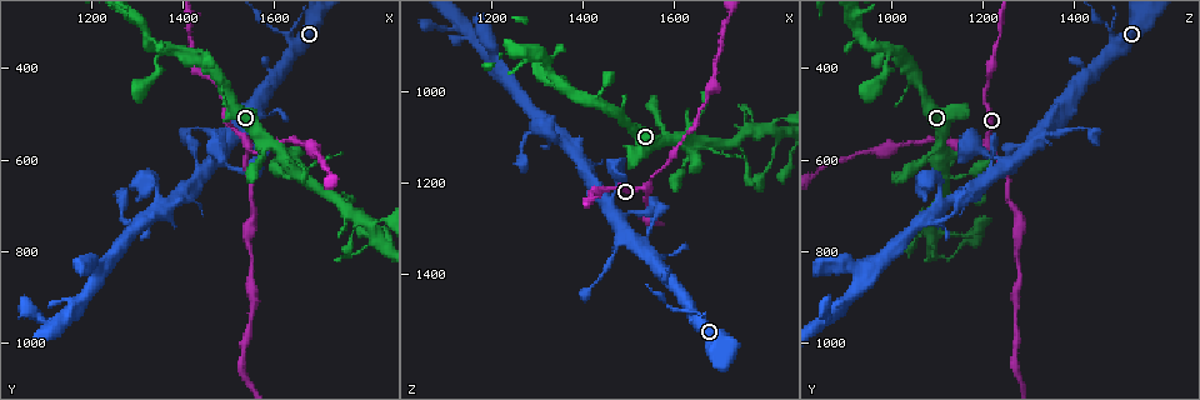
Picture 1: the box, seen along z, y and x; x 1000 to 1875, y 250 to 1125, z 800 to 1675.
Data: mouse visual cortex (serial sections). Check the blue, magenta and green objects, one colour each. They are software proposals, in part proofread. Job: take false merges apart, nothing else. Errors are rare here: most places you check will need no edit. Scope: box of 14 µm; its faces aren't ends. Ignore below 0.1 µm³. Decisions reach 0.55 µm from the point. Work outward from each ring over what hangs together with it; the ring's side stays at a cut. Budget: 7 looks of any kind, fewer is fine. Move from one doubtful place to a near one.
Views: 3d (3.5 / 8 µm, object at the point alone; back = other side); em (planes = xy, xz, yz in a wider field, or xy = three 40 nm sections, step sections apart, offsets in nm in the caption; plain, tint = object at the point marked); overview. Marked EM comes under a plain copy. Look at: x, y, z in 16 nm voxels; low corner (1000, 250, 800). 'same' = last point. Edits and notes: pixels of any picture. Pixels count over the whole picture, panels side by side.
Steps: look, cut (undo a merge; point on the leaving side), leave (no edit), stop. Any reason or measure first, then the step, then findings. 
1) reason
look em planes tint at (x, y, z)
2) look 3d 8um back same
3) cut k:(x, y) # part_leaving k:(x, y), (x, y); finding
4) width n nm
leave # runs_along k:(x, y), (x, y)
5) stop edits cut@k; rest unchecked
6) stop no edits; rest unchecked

three-way junction
look 3d 8um at (1540, 565, 1210)

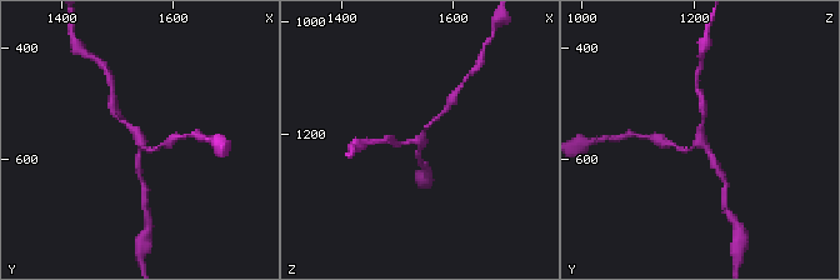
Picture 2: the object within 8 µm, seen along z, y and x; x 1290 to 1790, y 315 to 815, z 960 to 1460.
arms 3; arm_widths 150, 150, 200 nm; need the tissue
look em xy step 5 tint at (1545, 565, 1215)

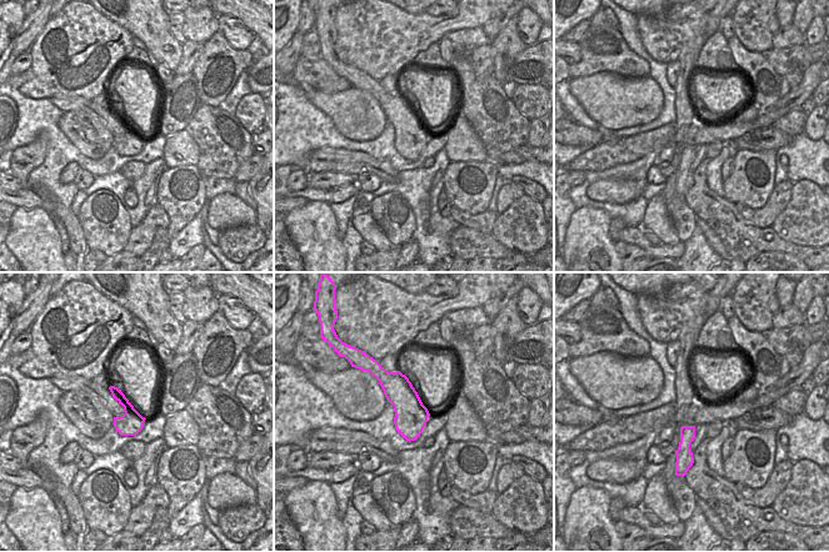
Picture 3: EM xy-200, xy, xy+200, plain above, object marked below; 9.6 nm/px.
leave # all the same cell

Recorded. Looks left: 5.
three arms meet
look 3d 8um at (1630, 335, 1485)

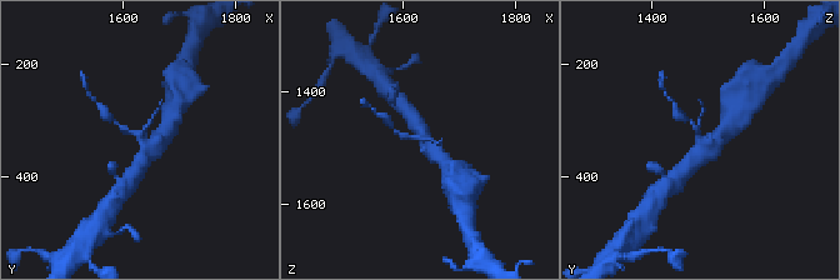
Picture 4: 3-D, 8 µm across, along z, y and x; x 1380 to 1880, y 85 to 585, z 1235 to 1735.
look em planes tint at (1630, 335, 1485)

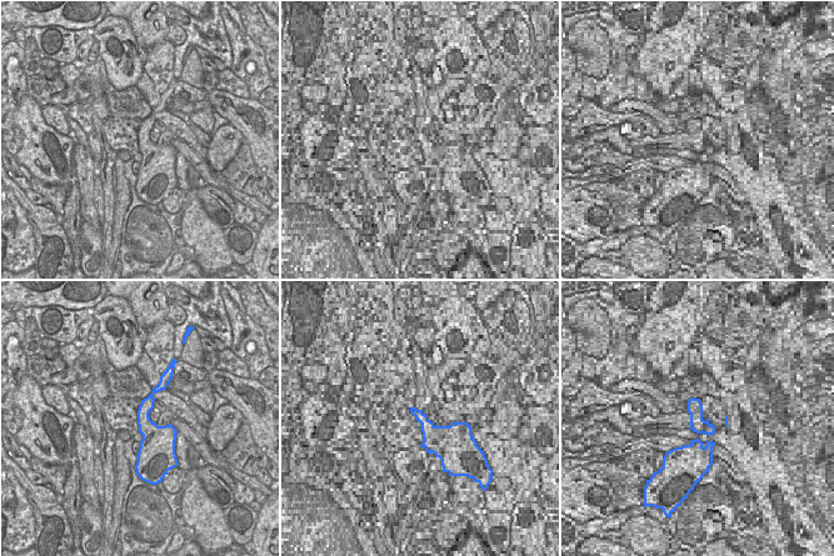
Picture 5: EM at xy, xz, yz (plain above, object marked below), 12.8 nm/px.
cut 4:(124, 129) # part_leaving 4:(140, 141), (135, 133), (106, 116); two cells meet here

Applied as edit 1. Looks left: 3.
look overview

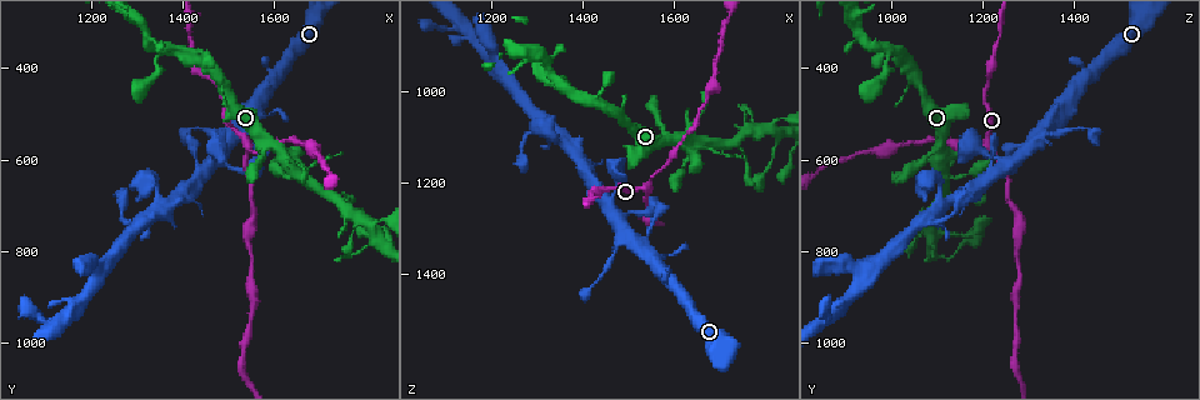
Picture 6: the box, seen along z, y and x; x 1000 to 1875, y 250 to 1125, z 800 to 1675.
four-way junction
look 3d 3.5um back at (1820, 760, 1095)

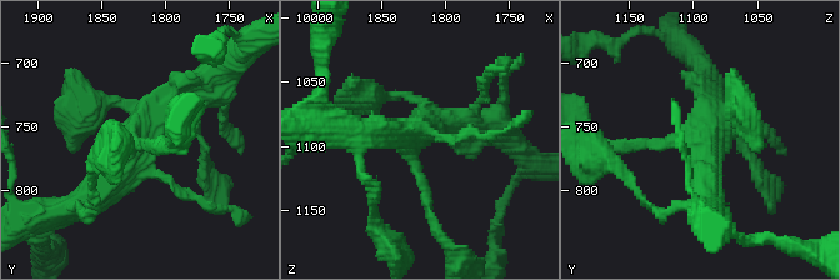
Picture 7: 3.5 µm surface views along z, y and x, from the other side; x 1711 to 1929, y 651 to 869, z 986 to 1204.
shape alone is not enough
look em xy step 3 tint at (1824, 760, 1090)

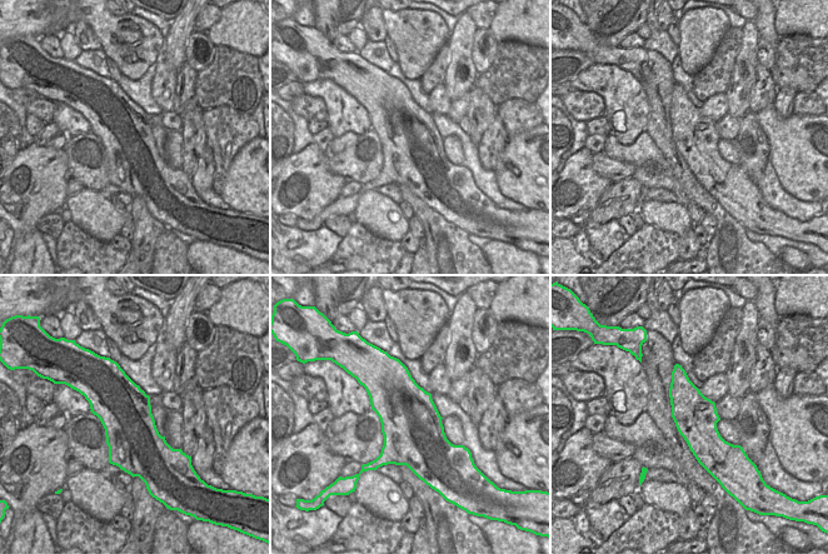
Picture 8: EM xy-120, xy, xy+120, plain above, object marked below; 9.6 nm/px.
width 600 nm
leave # runs_along 7:(200, 91), (165, 106), (78, 206); one cell here

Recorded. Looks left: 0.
stop edits cut@4; rest unchecked

